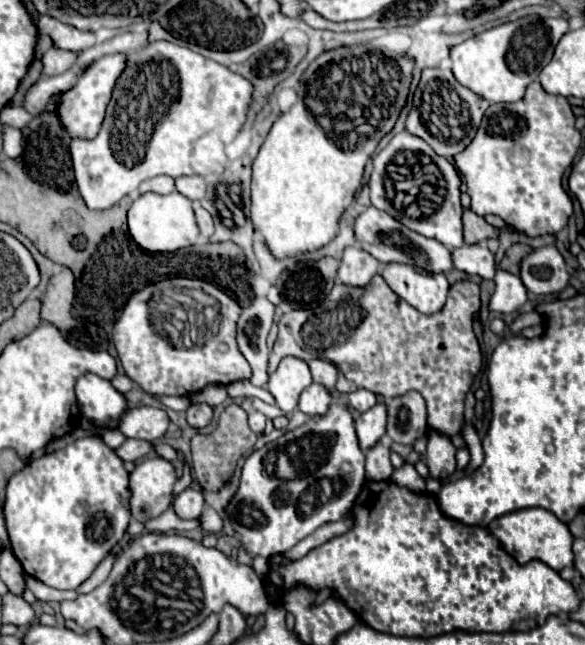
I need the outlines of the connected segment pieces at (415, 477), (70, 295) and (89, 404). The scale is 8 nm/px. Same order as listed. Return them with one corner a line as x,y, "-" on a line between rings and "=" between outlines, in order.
405,462
401,468
397,468
397,470
393,472
391,480
393,480
395,484
401,484
401,486
413,490
413,492
423,492
423,490
425,490
425,478
421,478
421,476
417,474
415,466
409,464
409,462
=
61,268
51,276
49,288
43,296
41,320
57,326
61,332
67,332
75,326
71,316
71,304
75,298
75,278
69,268
=
85,374
75,384
77,402
85,420
99,428
117,428
121,412
129,408
125,396
117,392
109,380
95,374

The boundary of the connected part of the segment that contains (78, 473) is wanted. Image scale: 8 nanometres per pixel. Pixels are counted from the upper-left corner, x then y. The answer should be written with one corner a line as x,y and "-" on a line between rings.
99,436
79,438
57,452
29,462
23,470
13,474
7,482
3,514
13,554
23,570
51,588
77,590
127,530
131,518
127,506
127,478
129,474
123,468
121,458
107,448

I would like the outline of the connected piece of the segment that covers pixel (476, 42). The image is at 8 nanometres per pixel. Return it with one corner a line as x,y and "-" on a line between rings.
523,16
513,22
499,24
489,28
469,40
451,46
449,54
453,60
453,74
459,84
475,92
477,96
497,102
517,102
525,94
527,84
537,80
541,70
553,58
553,50
559,38
569,30
569,22
565,18
539,18
539,16

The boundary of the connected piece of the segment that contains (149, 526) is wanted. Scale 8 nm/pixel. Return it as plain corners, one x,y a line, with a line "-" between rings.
170,506
166,512
155,519
148,520
144,523
145,528
149,531
167,532
170,530
192,530
199,527
198,520
184,522
174,512

